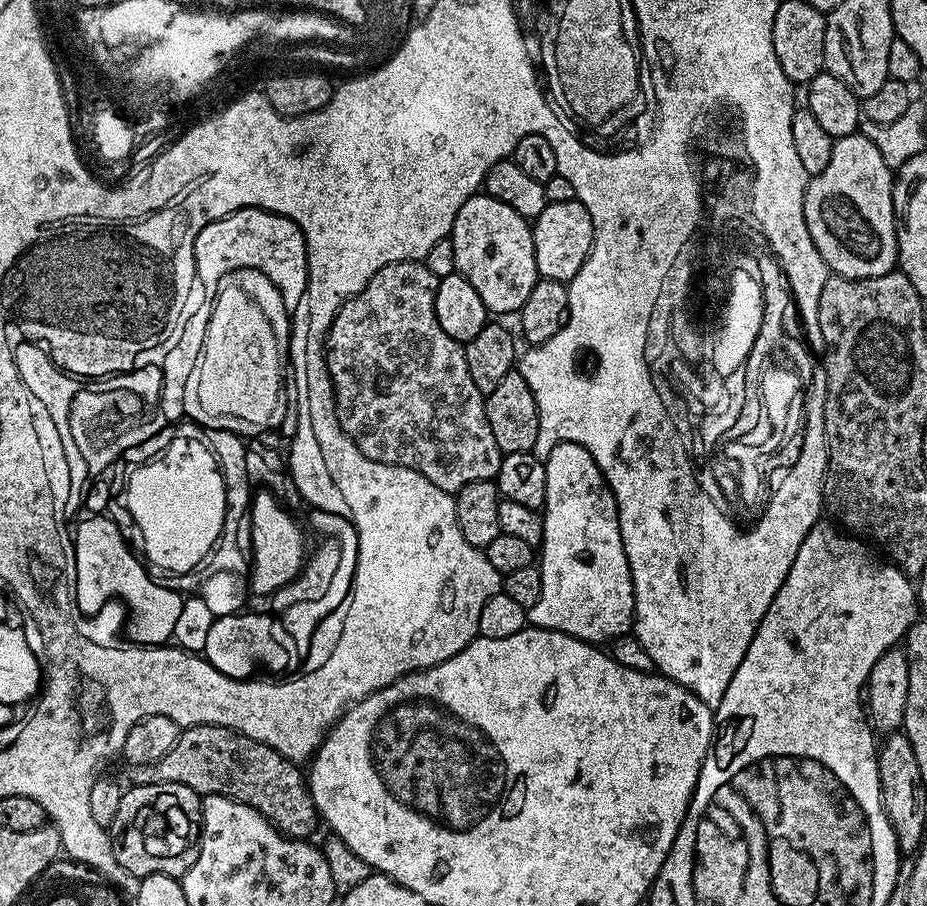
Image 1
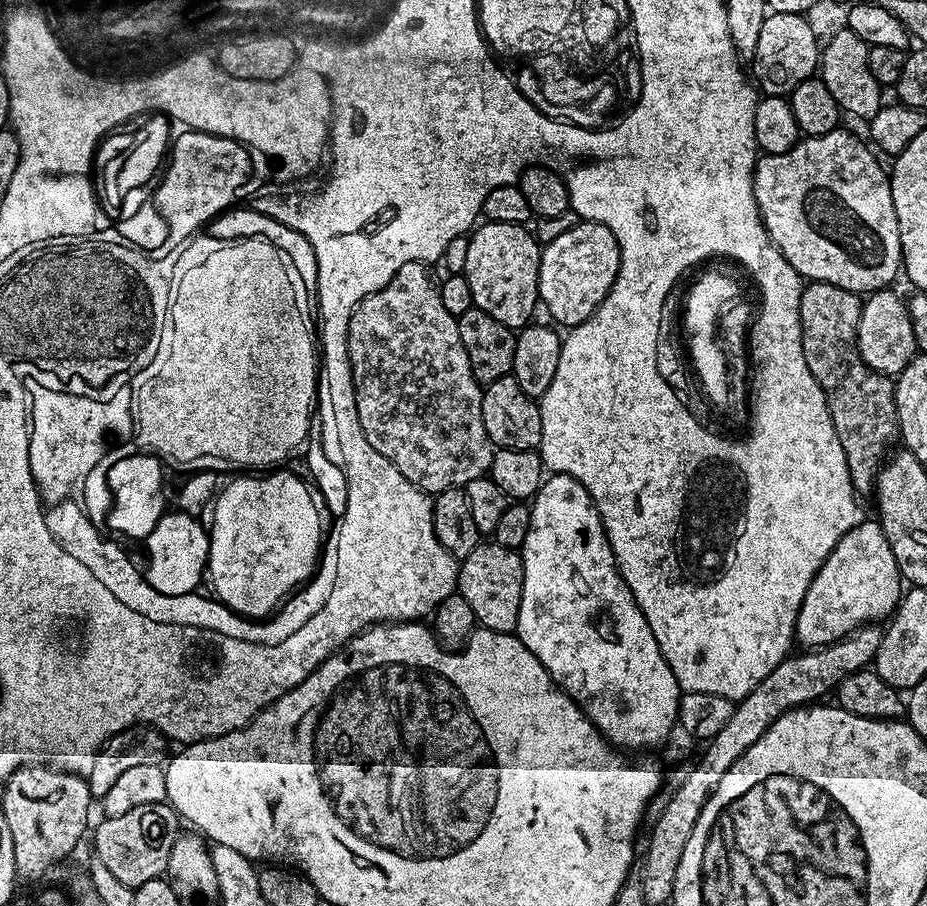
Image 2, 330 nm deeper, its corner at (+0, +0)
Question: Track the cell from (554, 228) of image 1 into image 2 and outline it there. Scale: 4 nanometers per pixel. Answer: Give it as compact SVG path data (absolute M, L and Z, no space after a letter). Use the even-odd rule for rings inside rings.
M593 220L575 224L540 249L539 303L548 307L557 325L565 324L565 329L571 330L586 322L602 301L607 300L619 269L620 247L614 234Z

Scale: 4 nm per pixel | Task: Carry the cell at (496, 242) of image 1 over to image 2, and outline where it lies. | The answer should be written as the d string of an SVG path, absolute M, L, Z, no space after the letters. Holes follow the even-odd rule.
M481 223L468 236L466 266L462 273L470 286L473 305L490 314L490 318L498 318L498 322L513 330L519 330L529 323L533 319L532 311L538 308L540 299L540 249L541 245L535 235L523 224Z

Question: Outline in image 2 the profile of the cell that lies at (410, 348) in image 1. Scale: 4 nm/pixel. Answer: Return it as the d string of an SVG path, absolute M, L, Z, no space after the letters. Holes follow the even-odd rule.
M406 262L394 278L382 290L378 290L372 296L368 296L362 303L352 311L350 326L348 327L348 357L350 358L350 370L354 382L354 398L358 406L358 422L362 422L362 430L366 434L366 442L382 454L411 484L418 486L423 492L435 494L445 492L447 488L463 488L474 478L485 475L492 467L492 453L494 445L486 434L486 426L482 422L482 398L484 393L482 386L474 378L470 370L470 358L466 358L466 346L462 346L462 338L458 338L458 319L442 306L442 294L437 277L432 277L432 272L427 263Z

